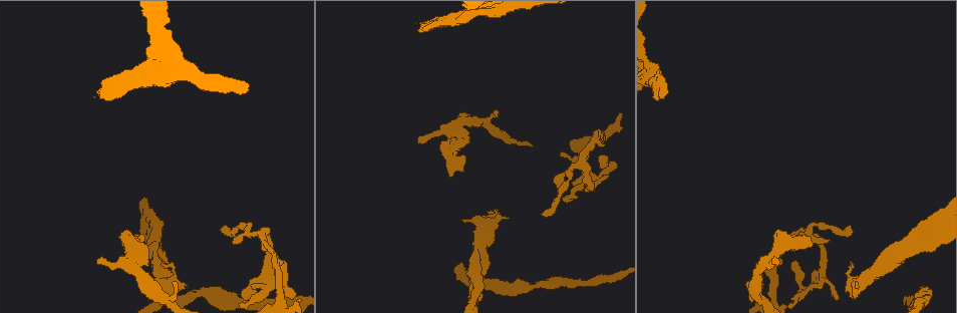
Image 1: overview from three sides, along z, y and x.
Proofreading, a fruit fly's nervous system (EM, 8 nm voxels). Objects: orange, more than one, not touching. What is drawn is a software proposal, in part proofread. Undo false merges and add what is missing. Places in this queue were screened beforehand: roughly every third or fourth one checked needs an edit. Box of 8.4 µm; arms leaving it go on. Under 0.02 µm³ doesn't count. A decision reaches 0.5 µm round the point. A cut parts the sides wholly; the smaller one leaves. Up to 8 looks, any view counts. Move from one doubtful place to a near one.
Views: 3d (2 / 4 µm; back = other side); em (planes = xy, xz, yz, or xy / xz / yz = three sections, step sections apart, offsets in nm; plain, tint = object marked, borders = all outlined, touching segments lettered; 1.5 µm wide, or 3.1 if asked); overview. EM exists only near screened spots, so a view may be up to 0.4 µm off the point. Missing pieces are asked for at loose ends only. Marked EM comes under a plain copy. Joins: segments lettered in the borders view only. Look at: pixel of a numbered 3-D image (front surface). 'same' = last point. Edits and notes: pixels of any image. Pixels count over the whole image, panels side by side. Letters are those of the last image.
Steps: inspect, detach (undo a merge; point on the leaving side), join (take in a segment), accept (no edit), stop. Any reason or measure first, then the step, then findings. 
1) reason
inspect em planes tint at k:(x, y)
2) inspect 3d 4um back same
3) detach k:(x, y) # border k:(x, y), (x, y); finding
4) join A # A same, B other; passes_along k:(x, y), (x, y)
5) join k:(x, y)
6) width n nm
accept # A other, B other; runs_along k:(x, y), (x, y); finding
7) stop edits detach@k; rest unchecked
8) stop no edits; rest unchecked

inspect em planes borders at 1:(667, 91)

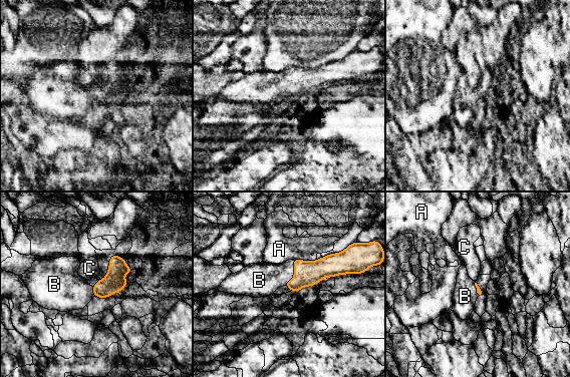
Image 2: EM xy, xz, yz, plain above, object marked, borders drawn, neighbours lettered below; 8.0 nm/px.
join B # A other, B same, C other; passes_along 2:(306, 273), (294, 274), (264, 279); it goes on there

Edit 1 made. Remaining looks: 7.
inspect overview

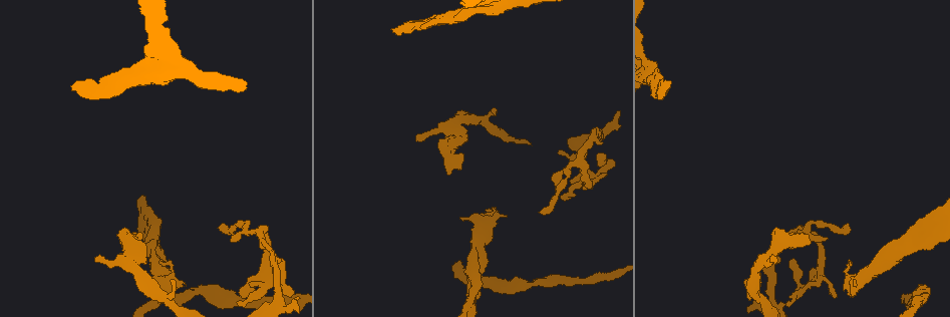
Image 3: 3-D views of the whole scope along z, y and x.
branch stops here
inspect 3d 4um at 3:(419, 141)

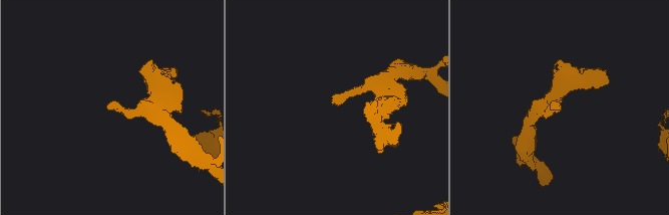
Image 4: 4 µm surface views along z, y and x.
inspect em planes borders at 4:(558, 109)

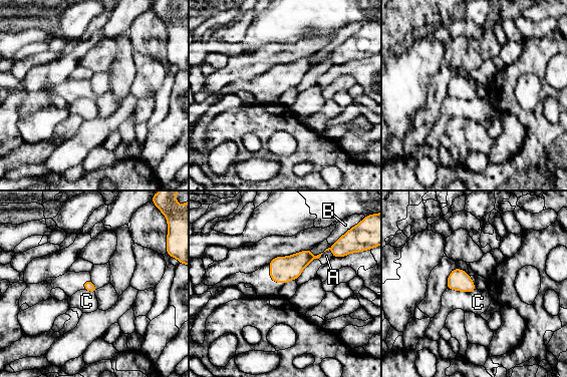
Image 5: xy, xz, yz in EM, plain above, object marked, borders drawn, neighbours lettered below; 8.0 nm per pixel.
accept # A other, B other, C other; border 5:(448, 288), (462, 291), (475, 290); none of them fits

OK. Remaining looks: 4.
abrupt turn
inspect 3d 4um back at 3:(604, 167)

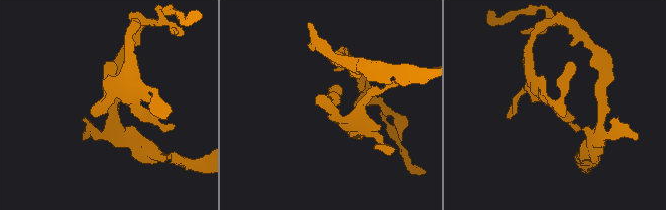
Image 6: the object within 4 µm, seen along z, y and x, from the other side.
inspect em xz step 8 tint at 6:(105, 102)

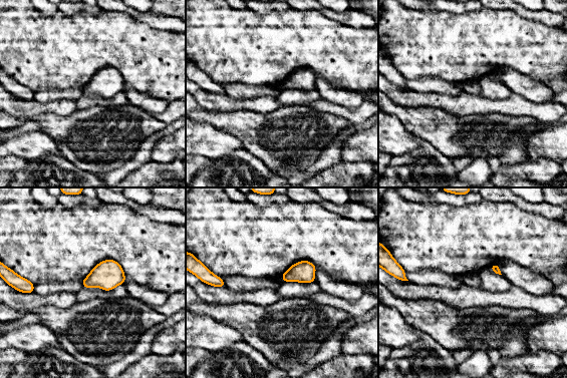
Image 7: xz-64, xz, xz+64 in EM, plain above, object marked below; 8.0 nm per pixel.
inspect em planes borders same

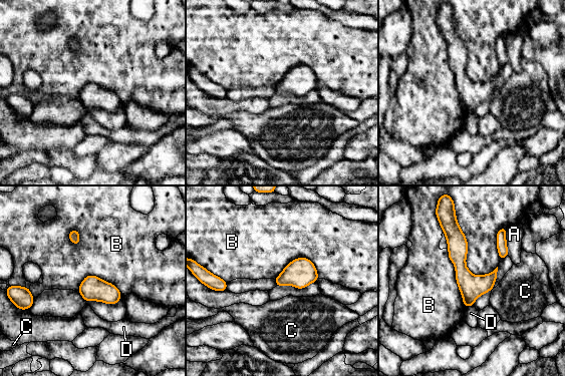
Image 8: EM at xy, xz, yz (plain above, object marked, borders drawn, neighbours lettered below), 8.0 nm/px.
width 170 nm
accept # A other, B other, C other, D other; border 8:(455, 215), (466, 267), (491, 273); continuous, no second cell

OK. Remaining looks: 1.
stop edits join@2; rest unchecked

